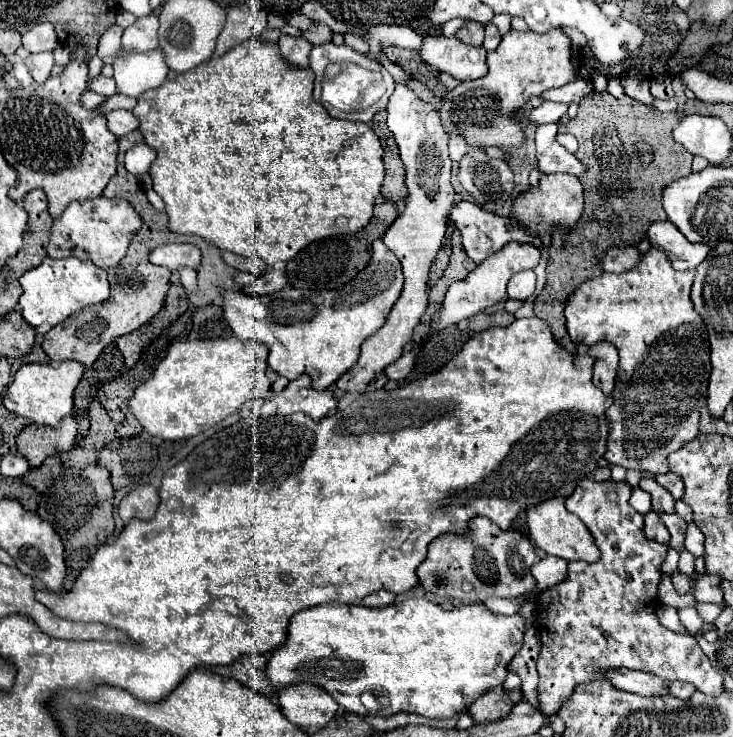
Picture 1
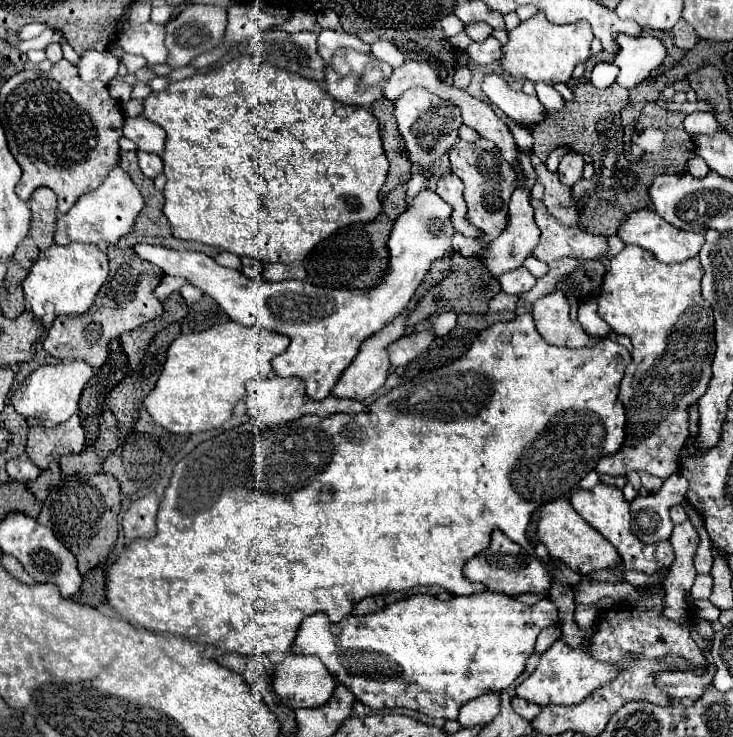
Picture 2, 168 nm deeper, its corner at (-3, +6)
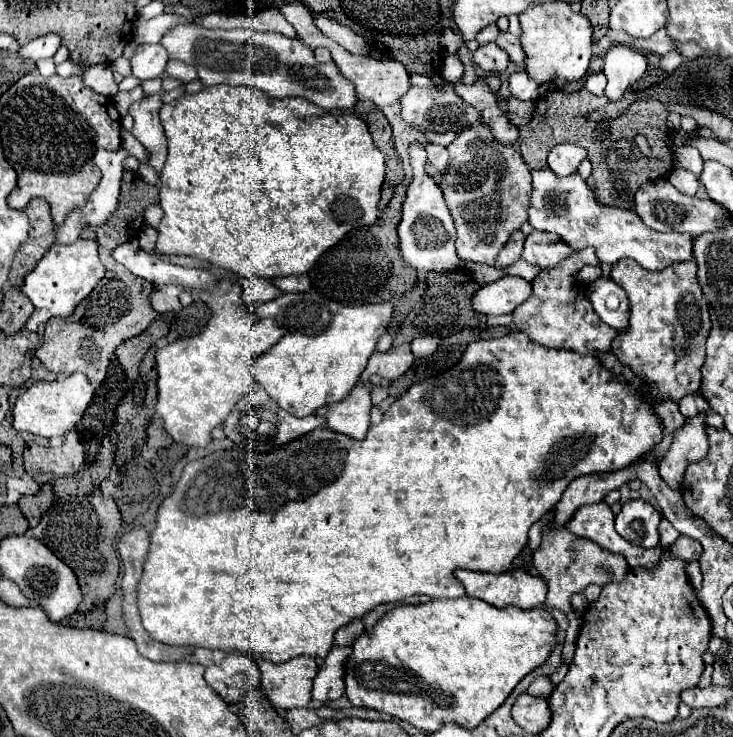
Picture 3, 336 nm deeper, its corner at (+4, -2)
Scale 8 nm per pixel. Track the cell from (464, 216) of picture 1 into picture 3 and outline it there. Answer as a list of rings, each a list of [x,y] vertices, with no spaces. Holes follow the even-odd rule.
[[[428,143],[426,151],[428,151],[428,163],[438,169],[438,175],[442,175],[444,169],[448,167],[448,151],[446,151],[446,147]]]

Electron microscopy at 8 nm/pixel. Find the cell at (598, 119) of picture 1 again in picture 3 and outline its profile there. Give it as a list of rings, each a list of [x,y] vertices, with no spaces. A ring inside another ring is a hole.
[[[554,89],[548,99],[538,99],[534,117],[528,125],[518,127],[518,147],[530,169],[539,170],[547,166],[548,151],[560,143],[576,143],[588,151],[588,159],[594,167],[588,179],[590,187],[596,191],[598,199],[606,205],[632,209],[634,195],[638,187],[646,181],[660,179],[662,173],[672,171],[672,147],[668,143],[670,131],[666,127],[668,109],[660,101],[642,99],[634,101],[620,117],[604,121],[588,121],[586,115],[594,109],[610,103],[604,95],[596,97],[586,89],[564,93]]]

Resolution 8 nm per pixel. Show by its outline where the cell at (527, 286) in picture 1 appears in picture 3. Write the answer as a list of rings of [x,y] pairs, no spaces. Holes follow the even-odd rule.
[[[506,275],[490,285],[480,287],[472,297],[472,309],[480,315],[506,315],[522,305],[532,293],[532,283]]]

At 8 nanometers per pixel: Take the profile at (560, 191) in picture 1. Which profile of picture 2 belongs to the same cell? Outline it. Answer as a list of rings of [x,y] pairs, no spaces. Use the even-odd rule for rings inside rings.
[[[565,155],[559,163],[559,181],[567,187],[573,187],[577,181],[583,179],[583,157],[581,155]]]

